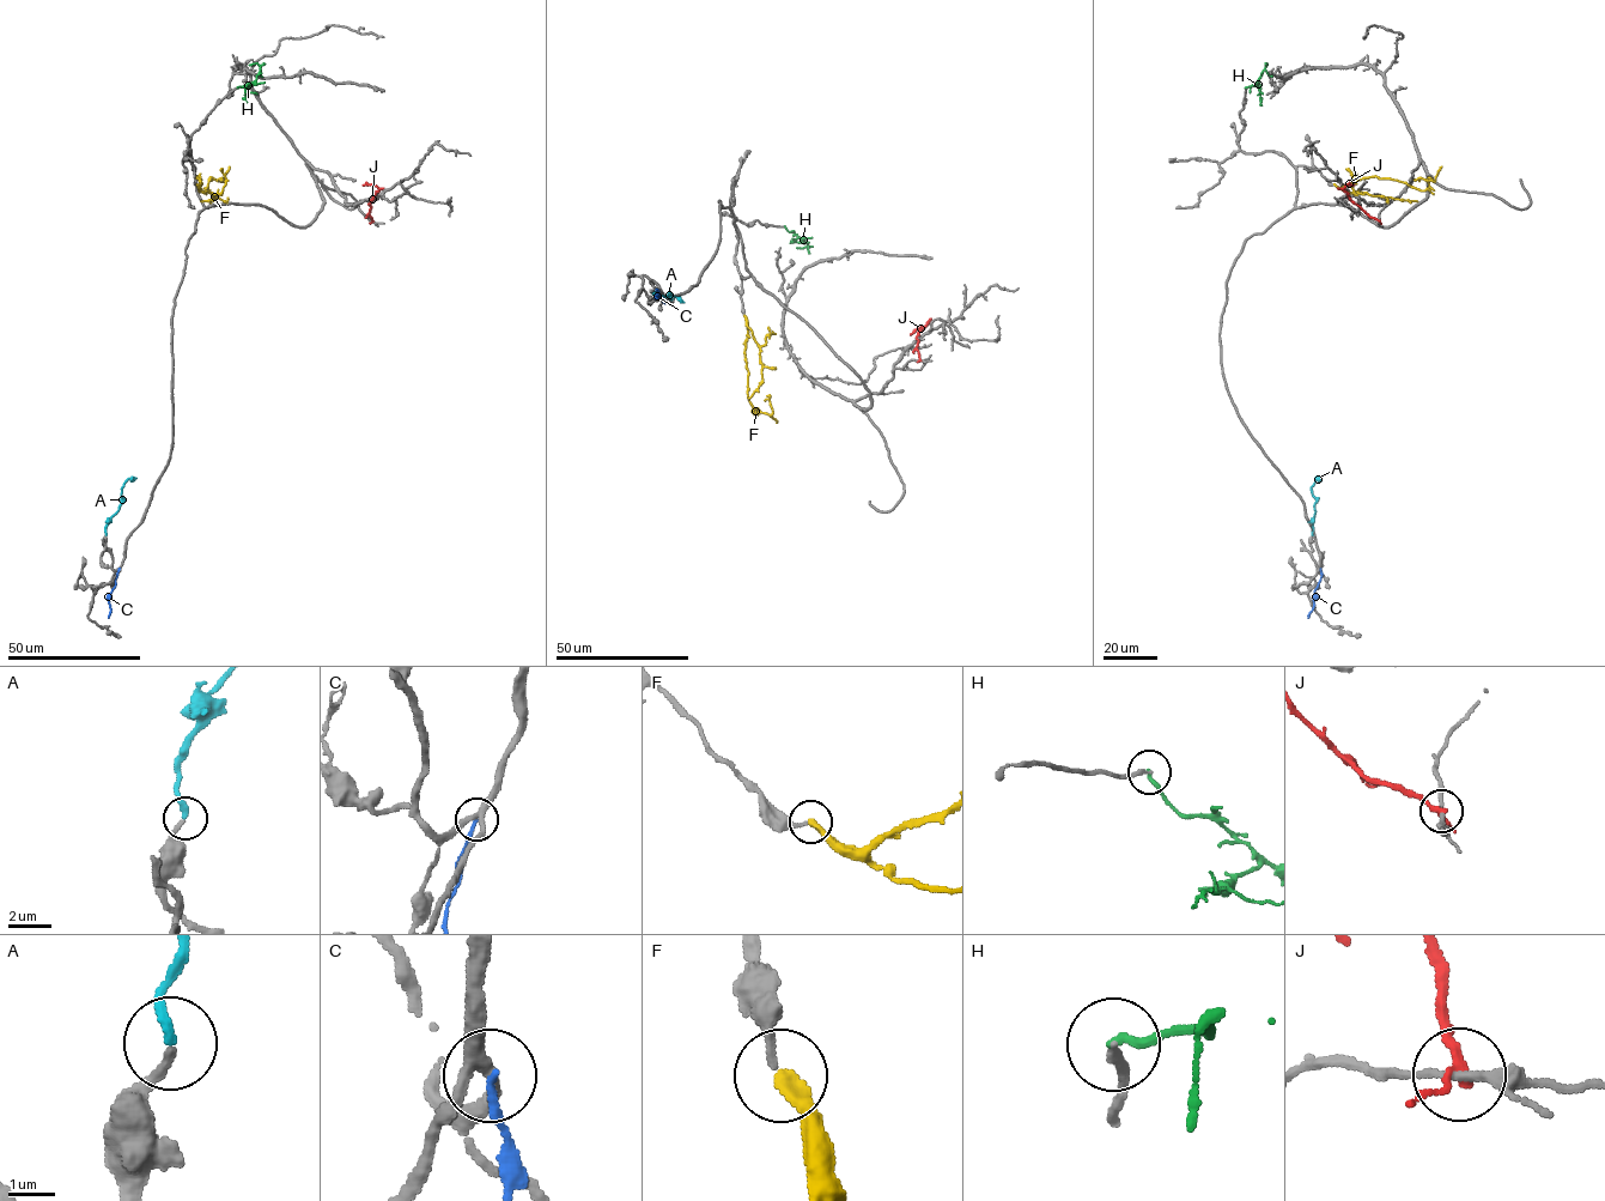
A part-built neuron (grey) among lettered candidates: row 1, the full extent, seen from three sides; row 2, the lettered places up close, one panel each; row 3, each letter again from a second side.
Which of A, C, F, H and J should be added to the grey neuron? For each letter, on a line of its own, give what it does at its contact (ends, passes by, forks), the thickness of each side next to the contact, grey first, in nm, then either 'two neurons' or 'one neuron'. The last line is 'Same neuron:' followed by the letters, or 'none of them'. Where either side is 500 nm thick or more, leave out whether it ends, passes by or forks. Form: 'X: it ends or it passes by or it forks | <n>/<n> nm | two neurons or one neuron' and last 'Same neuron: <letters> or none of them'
A: it ends | 190/240 nm | one neuron
C: it ends | 260/160 nm | two neurons
F: it ends | 180/320 nm | two neurons
H: it ends | 200/180 nm | two neurons
J: it passes by | 190/190 nm | two neurons
Same neuron: A

